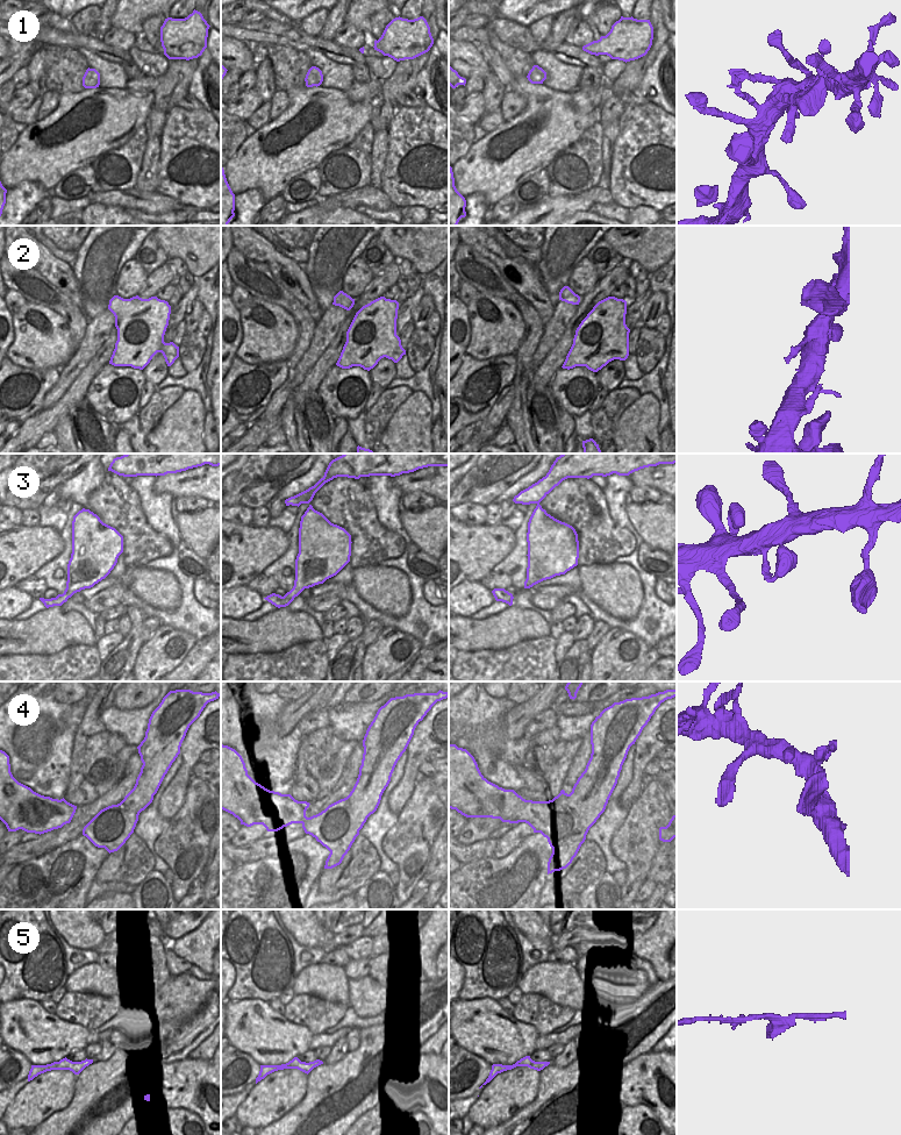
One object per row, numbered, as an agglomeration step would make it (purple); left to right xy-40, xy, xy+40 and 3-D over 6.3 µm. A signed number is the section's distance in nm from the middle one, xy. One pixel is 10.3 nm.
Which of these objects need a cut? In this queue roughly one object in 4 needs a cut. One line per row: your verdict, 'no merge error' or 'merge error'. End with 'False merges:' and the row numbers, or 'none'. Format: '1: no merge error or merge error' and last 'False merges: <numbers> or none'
1: no merge error
2: no merge error
3: no merge error
4: no merge error
5: no merge error
False merges: none

